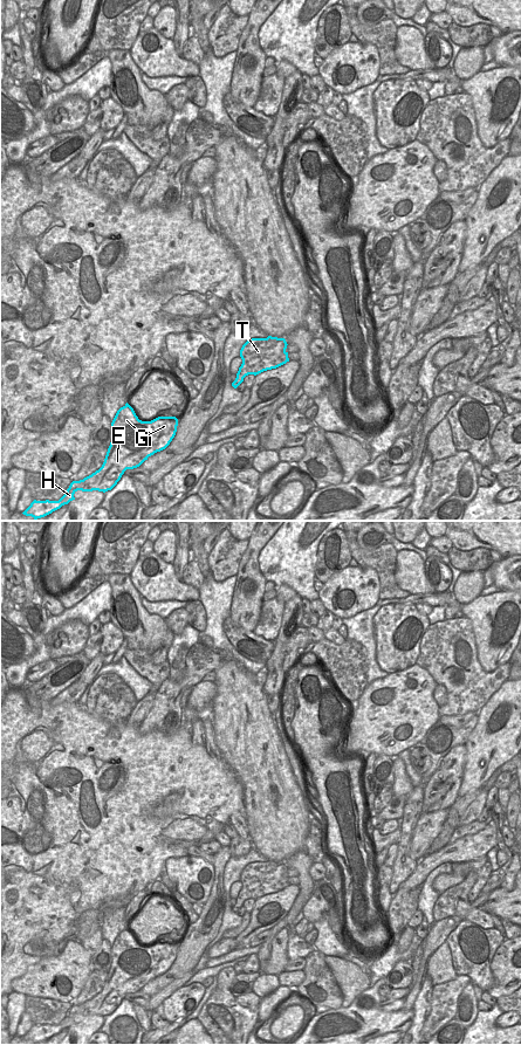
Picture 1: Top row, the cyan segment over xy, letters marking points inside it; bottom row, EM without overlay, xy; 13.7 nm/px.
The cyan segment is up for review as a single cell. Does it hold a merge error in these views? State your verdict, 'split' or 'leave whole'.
leave whole

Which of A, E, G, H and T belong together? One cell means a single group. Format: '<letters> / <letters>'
A E G H T

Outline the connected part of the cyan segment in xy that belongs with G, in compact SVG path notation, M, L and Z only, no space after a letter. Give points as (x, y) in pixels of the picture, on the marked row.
M126 403L111 422L111 442L102 467L83 480L73 481L59 501L34 500L22 514L37 520L75 500L77 490L111 490L126 469L139 467L149 456L165 449L174 438L177 426L176 417L142 421Z

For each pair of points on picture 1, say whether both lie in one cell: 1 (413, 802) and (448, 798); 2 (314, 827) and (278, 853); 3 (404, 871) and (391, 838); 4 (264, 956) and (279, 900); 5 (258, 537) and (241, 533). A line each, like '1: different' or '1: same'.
1: different
2: different
3: different
4: different
5: different

